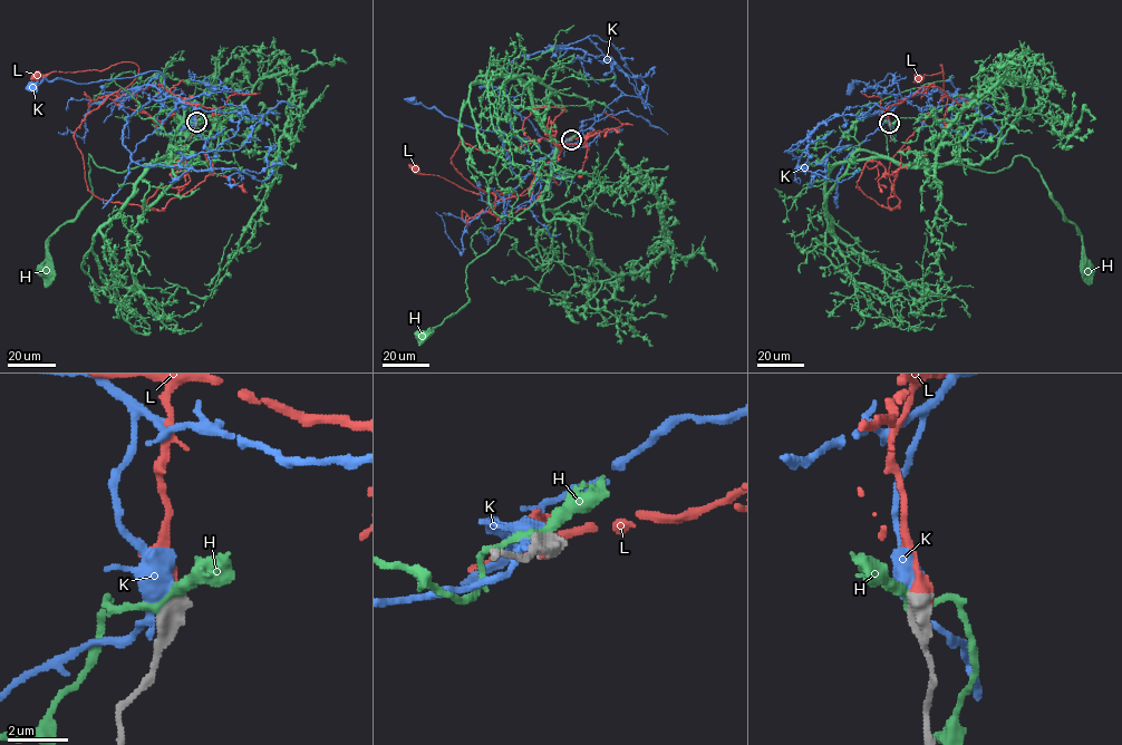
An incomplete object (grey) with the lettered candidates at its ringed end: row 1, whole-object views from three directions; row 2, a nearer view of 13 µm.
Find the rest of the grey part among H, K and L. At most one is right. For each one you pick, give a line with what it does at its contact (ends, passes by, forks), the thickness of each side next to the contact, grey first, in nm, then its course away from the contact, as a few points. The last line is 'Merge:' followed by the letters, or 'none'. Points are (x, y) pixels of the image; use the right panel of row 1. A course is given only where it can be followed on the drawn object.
L: it ends there; 700 nm thick on the grey side, 550 nm on the other; it runs (889, 124), (888, 107), (919, 89), (938, 87), (950, 97), (942, 94), (940, 65), (942, 73), (918, 79)
Merge: L

